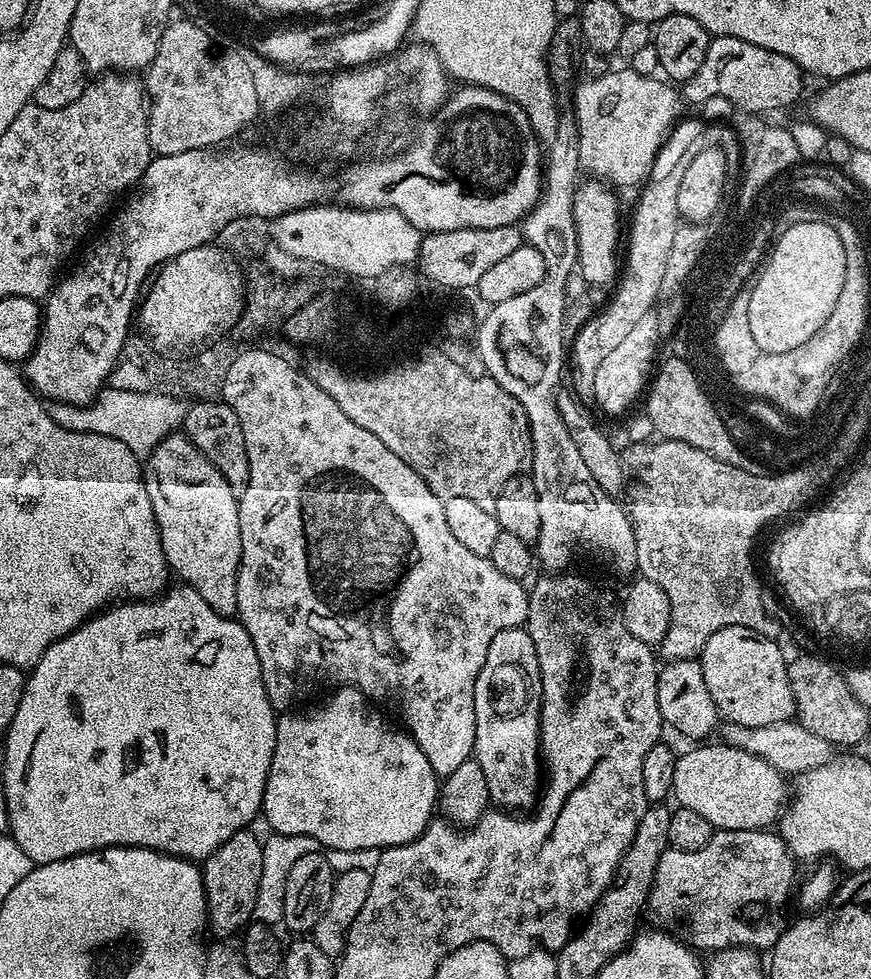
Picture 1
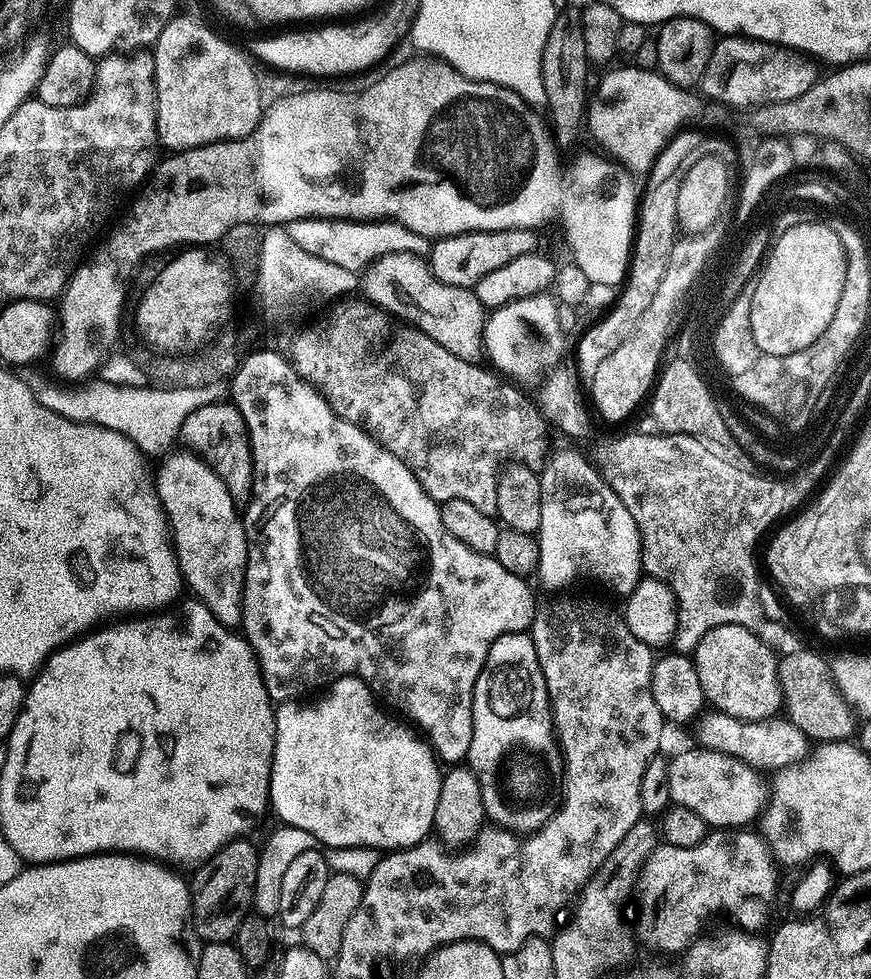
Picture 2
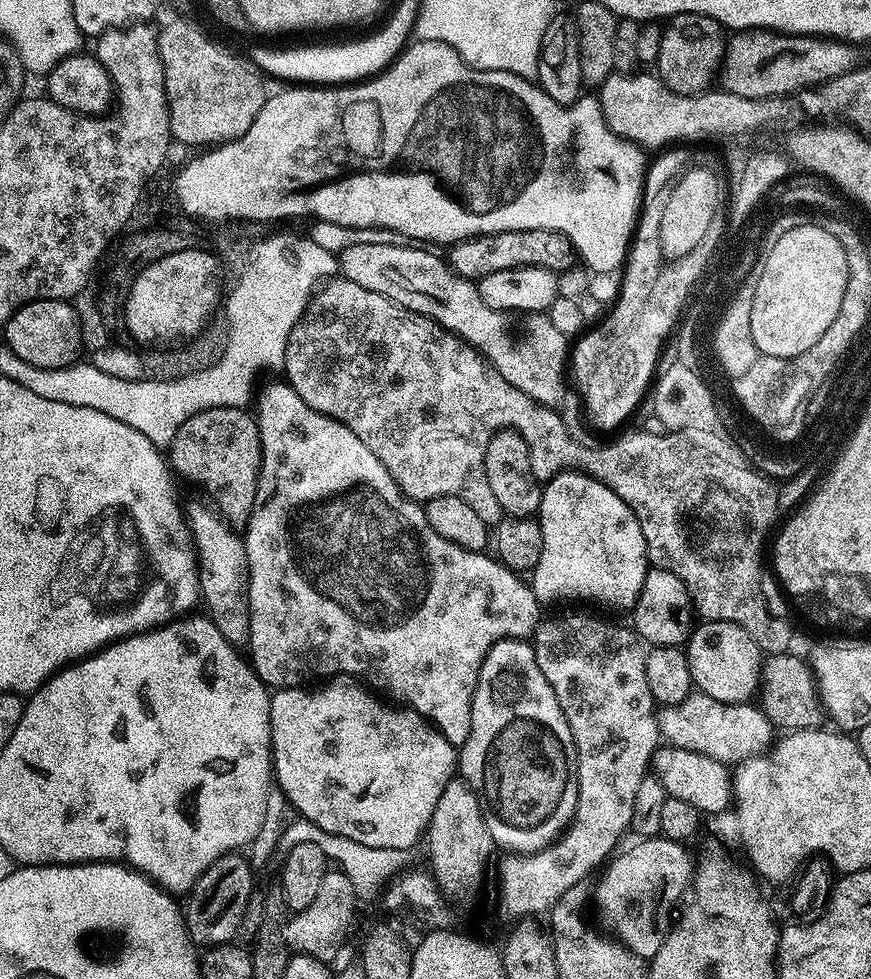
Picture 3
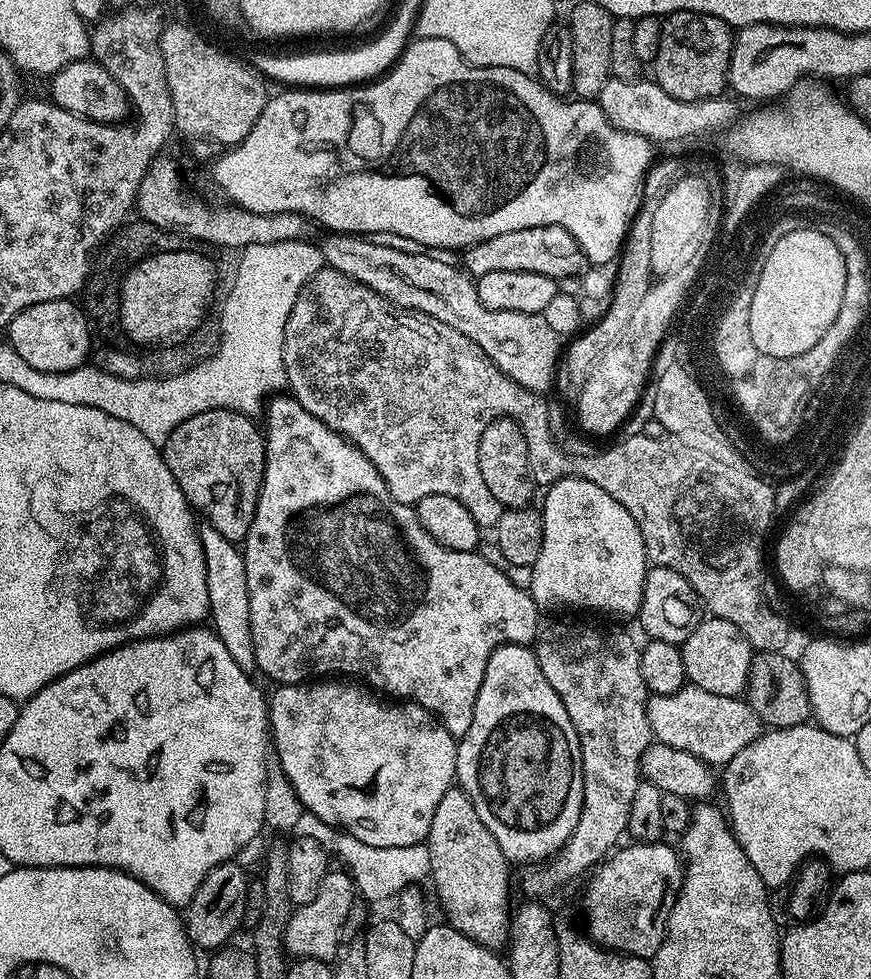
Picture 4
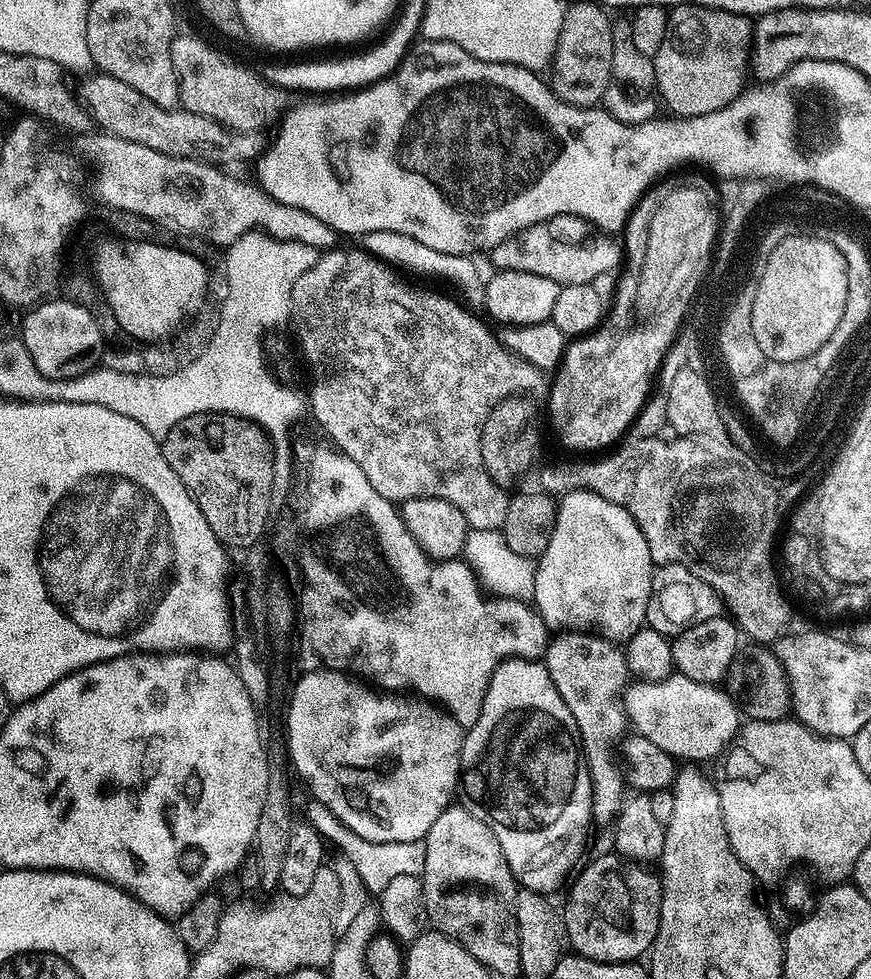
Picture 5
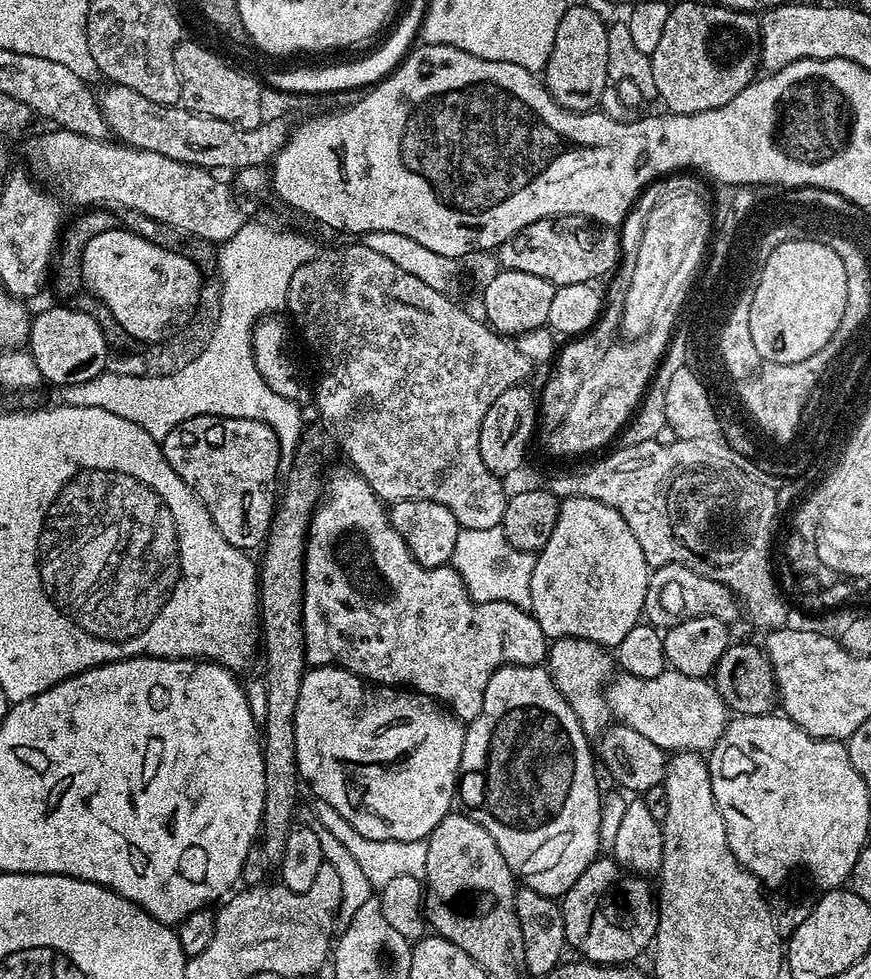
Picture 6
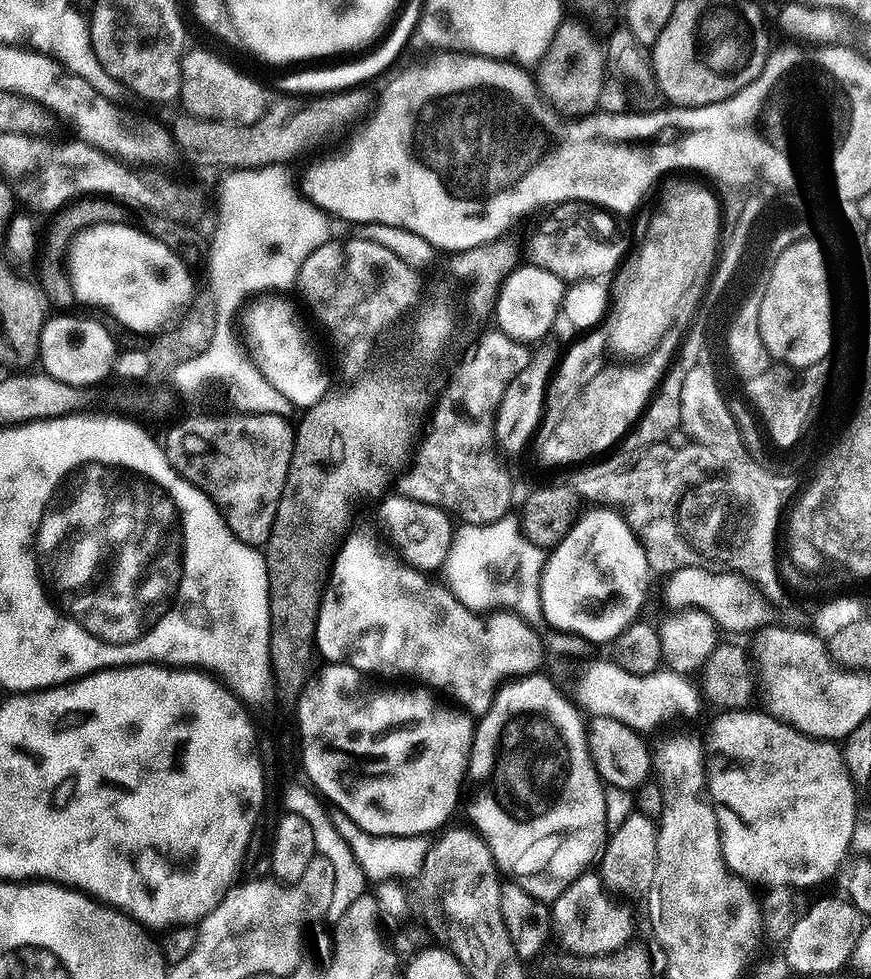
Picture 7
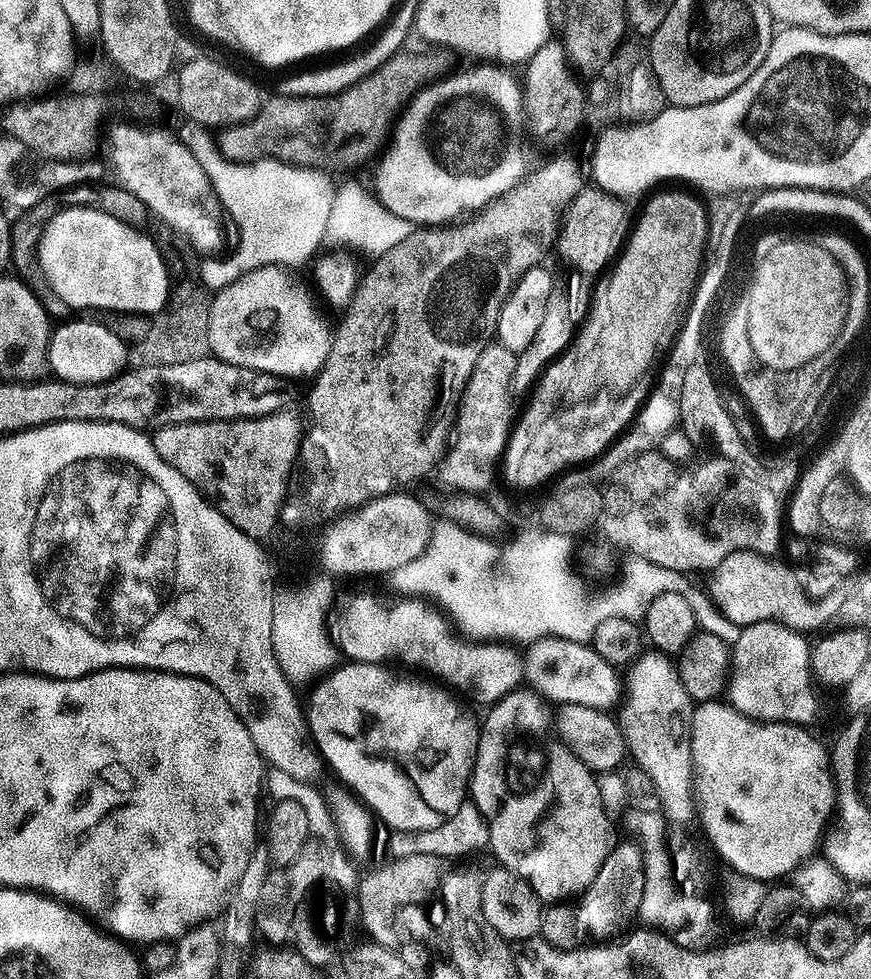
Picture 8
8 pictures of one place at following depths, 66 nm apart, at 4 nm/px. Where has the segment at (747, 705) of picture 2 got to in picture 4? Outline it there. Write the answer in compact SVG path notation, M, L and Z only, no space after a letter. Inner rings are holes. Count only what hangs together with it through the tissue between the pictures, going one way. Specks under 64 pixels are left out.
M715 618L702 620L687 633L689 636L685 638L684 644L682 640L680 648L687 683L710 694L739 697L748 687L748 675L752 669L754 655L753 646L740 633L738 626L734 626L734 622Z

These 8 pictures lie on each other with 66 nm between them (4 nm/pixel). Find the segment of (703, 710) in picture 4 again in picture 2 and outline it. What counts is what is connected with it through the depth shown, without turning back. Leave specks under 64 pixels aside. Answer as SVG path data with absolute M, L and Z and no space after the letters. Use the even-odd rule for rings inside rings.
M708 710L695 721L699 747L712 748L727 756L738 758L764 774L775 774L781 768L805 759L810 750L807 736L787 718L771 720L739 720L725 712Z

